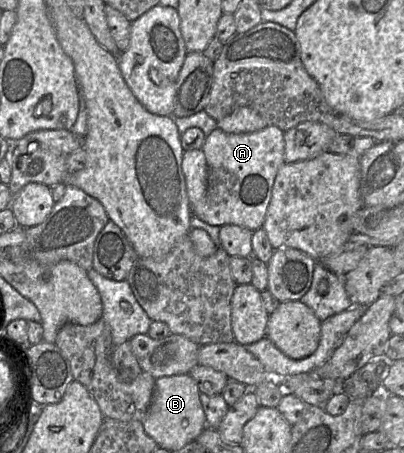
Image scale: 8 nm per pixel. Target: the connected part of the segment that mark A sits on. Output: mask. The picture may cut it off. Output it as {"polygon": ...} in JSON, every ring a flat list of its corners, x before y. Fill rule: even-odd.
{"polygon":[[273,125,251,133,226,133,216,128,205,137,202,151,207,163,207,186,204,196,194,204,192,215,215,226,233,224,255,231,263,226,273,183,284,162,284,131]]}

